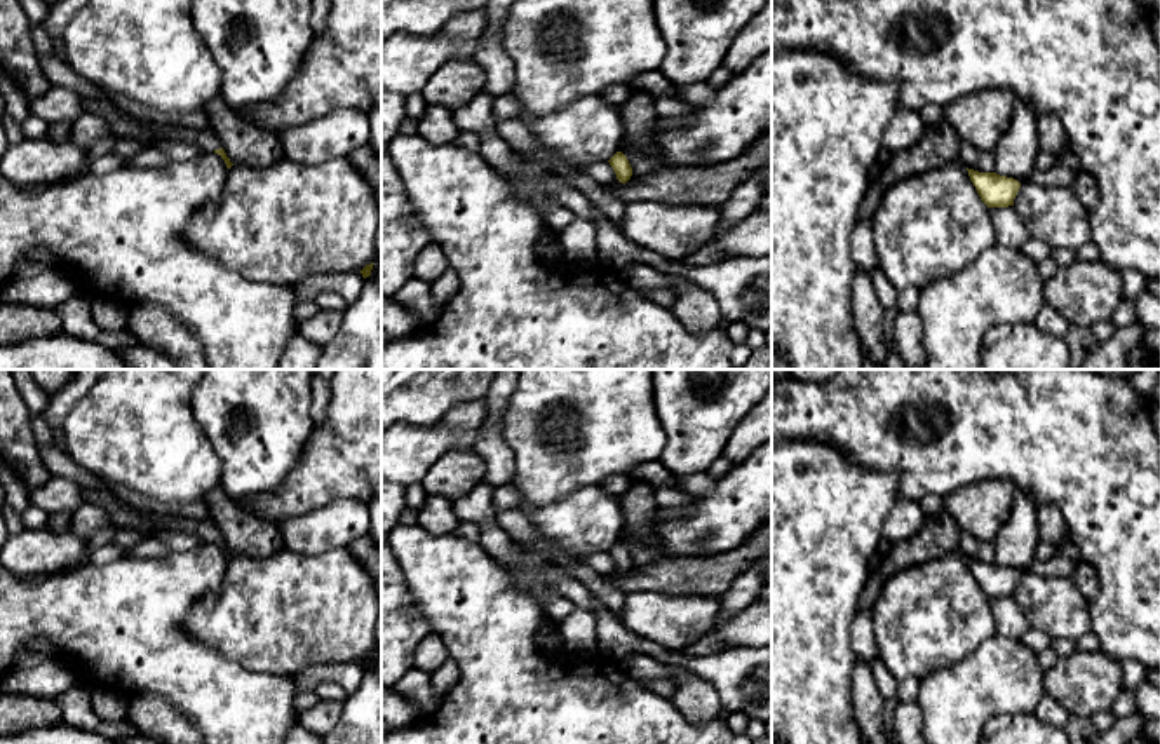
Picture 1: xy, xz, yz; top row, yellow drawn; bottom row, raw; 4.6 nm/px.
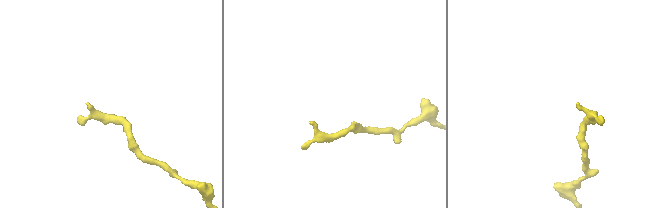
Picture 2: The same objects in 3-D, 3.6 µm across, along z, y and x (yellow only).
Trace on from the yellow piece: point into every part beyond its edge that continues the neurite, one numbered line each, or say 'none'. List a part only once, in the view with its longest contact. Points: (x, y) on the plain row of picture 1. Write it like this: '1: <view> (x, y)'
none

